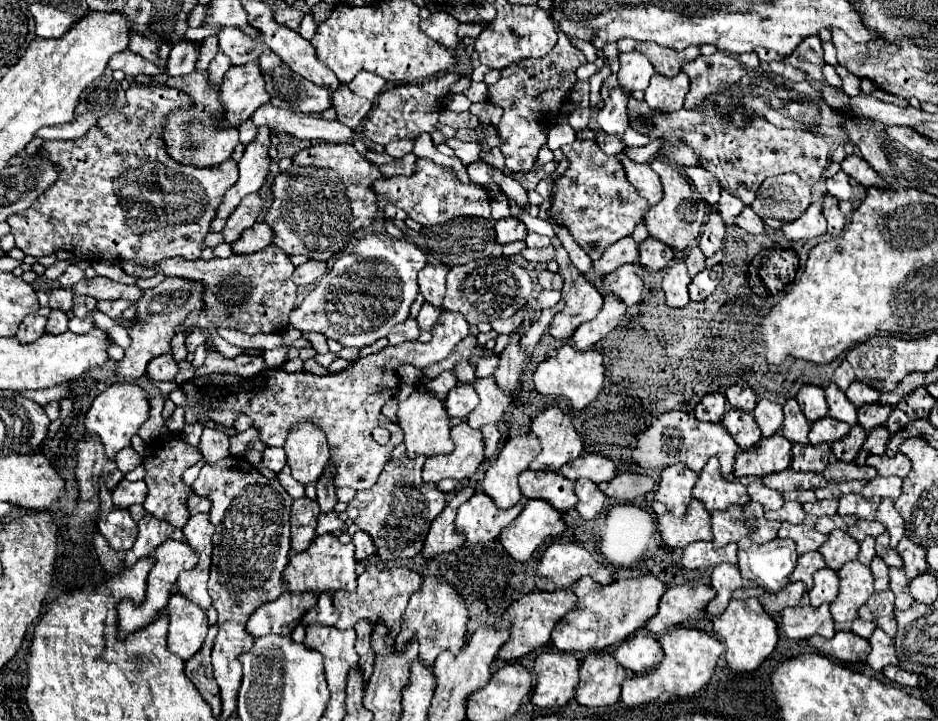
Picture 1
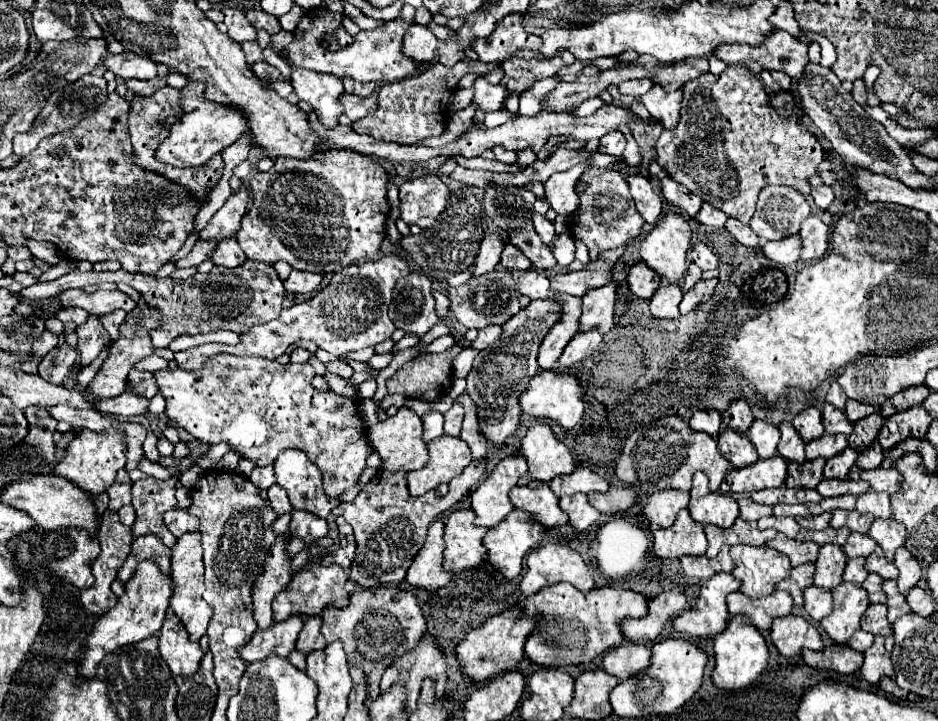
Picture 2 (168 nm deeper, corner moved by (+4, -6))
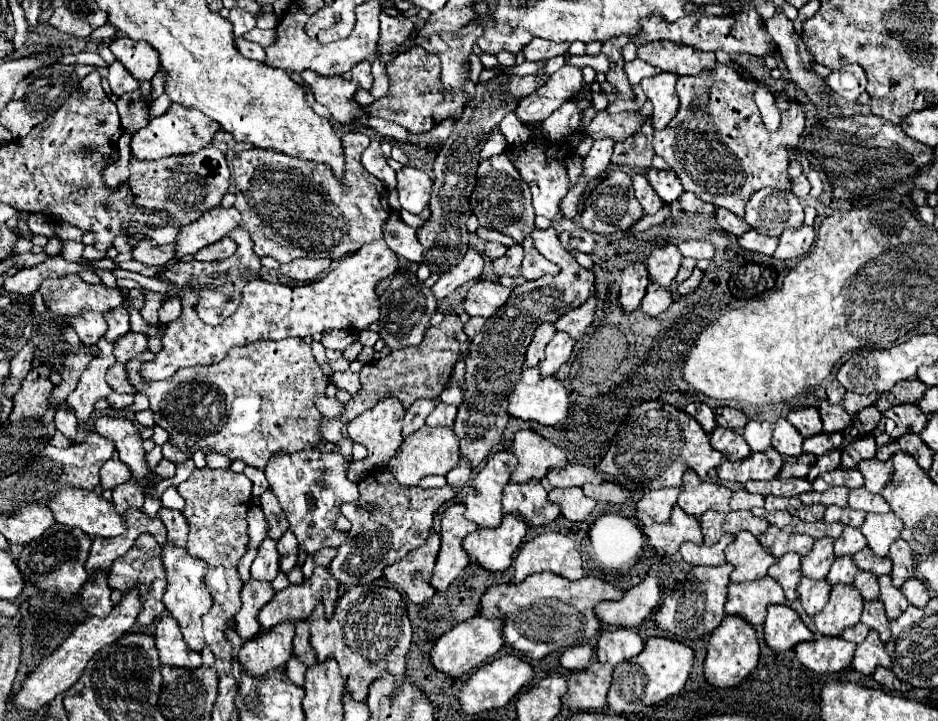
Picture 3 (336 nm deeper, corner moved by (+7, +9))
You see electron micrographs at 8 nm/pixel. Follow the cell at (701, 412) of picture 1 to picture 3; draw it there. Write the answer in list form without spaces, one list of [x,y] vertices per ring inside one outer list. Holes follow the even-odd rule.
[[[691,402],[691,404],[687,404],[685,412],[687,412],[689,416],[693,416],[695,420],[699,420],[699,424],[703,426],[703,430],[705,430],[707,434],[713,432],[713,428],[715,428],[715,414],[713,414],[713,410],[711,410],[709,406],[705,406],[705,404],[701,404],[701,402]]]

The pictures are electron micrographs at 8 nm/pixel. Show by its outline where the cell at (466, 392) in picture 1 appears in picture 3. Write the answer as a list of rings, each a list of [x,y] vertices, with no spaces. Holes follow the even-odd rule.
[[[437,404],[435,410],[425,418],[425,424],[435,428],[435,426],[451,426],[453,420],[457,416],[457,408],[455,406],[449,406],[449,404]]]

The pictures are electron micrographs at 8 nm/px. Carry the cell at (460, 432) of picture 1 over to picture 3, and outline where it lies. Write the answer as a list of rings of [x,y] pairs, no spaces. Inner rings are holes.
[[[419,428],[415,434],[407,436],[397,450],[397,454],[389,460],[389,470],[403,486],[417,486],[425,476],[445,476],[459,464],[459,438],[451,428]]]

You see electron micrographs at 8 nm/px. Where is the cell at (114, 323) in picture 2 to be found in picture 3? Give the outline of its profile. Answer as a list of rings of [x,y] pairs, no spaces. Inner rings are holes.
[[[123,306],[115,308],[115,312],[107,312],[105,320],[109,324],[105,340],[115,342],[119,336],[123,336],[123,334],[129,332],[129,314],[127,314],[127,310],[123,310]]]

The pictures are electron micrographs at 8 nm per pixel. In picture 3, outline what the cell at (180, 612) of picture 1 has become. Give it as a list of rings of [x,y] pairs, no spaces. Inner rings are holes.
[[[163,616],[155,630],[155,642],[159,650],[159,658],[167,666],[177,668],[199,668],[201,654],[187,650],[185,640],[181,638],[179,622],[173,616]]]

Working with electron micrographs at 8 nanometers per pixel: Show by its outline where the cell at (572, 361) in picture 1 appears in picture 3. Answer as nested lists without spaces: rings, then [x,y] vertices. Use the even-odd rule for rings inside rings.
[[[525,368],[513,394],[507,414],[543,426],[555,426],[569,412],[569,394],[559,380],[541,378],[537,368]]]

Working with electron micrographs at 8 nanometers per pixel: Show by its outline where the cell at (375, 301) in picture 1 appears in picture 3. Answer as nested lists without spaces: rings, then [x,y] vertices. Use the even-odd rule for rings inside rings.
[[[375,240],[375,242],[369,242],[363,248],[359,248],[355,254],[343,258],[339,262],[339,266],[319,282],[311,282],[311,284],[305,284],[305,286],[285,286],[285,284],[267,282],[263,278],[255,278],[255,280],[249,280],[243,286],[243,292],[241,292],[243,298],[241,298],[241,304],[235,310],[235,314],[229,316],[219,326],[207,326],[197,316],[197,312],[195,312],[195,306],[197,306],[197,296],[195,294],[197,292],[191,286],[187,286],[187,288],[183,288],[183,296],[181,296],[181,306],[183,306],[181,316],[167,324],[165,334],[161,338],[163,350],[151,362],[145,362],[139,370],[139,374],[145,380],[163,380],[163,378],[169,378],[181,366],[217,364],[227,356],[227,352],[233,346],[243,346],[243,344],[249,344],[249,342],[255,342],[255,340],[283,340],[283,338],[289,338],[289,336],[305,338],[305,336],[313,336],[315,332],[327,332],[327,330],[335,330],[335,328],[337,330],[353,330],[353,328],[355,330],[365,330],[369,324],[379,320],[379,298],[375,294],[375,286],[383,278],[391,276],[397,268],[399,268],[399,256],[393,250],[389,250],[385,240]]]

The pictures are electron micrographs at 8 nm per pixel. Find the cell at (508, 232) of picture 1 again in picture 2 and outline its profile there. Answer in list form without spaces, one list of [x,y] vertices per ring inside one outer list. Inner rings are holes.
[[[488,233],[480,243],[480,253],[476,257],[474,275],[488,273],[500,263],[500,255],[504,251],[504,237],[500,233]]]

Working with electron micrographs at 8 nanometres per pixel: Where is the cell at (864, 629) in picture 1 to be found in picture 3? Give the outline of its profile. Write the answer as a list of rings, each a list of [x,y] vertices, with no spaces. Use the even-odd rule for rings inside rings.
[[[857,624],[857,626],[847,628],[847,630],[841,634],[841,638],[843,638],[843,640],[849,640],[849,642],[855,642],[855,644],[861,644],[861,642],[867,638],[867,634],[869,634],[869,628],[867,628],[865,624]]]

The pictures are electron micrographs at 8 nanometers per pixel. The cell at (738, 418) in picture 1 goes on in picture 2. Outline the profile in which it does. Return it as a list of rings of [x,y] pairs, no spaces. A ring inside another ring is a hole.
[[[728,427],[718,435],[718,449],[732,463],[732,467],[746,467],[758,459],[750,439],[744,433],[732,431]]]

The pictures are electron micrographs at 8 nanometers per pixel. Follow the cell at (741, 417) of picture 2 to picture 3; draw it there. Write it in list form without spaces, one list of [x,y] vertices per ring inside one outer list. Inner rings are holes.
[[[717,408],[715,418],[719,426],[731,428],[731,430],[743,430],[747,424],[747,416],[735,408]]]

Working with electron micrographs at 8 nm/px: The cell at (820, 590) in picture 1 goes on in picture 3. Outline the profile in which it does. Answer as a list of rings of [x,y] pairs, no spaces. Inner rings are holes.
[[[801,578],[801,582],[797,584],[797,594],[799,594],[801,606],[803,606],[805,614],[809,614],[809,616],[815,616],[817,612],[823,610],[823,606],[829,600],[829,592],[831,592],[831,586],[825,580],[815,582],[815,580]]]

